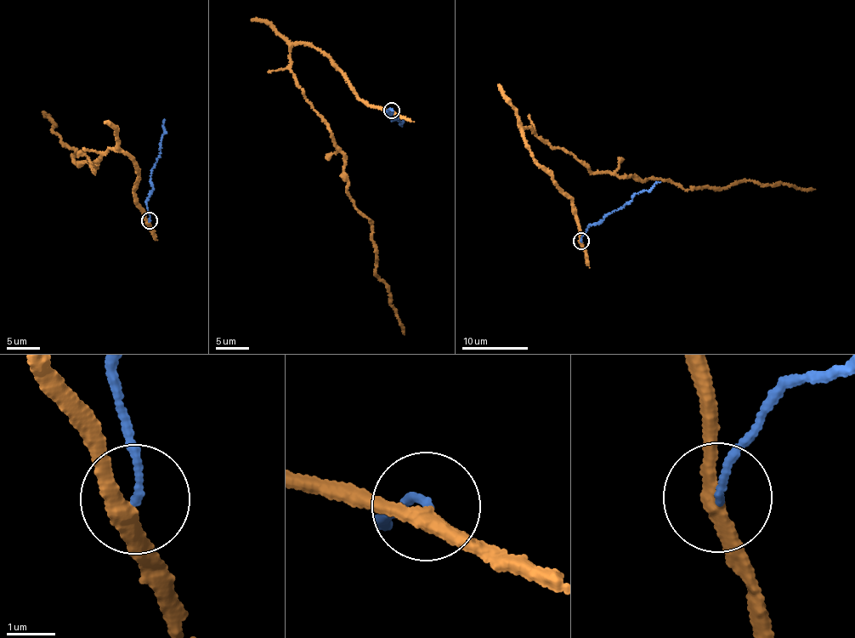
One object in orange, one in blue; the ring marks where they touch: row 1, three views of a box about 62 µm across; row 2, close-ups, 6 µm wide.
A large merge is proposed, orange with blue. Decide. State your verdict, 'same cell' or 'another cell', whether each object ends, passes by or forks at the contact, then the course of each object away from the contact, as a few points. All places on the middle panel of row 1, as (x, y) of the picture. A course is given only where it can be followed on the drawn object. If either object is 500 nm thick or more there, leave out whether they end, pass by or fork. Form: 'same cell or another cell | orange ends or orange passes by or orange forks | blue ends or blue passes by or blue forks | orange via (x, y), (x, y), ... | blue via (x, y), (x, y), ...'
another cell | orange passes by | blue ends | orange via (392, 111), (358, 97), (315, 47), (291, 48), (404, 334) | blue via (391, 111), (390, 108), (386, 112), (391, 112), (390, 117), (393, 120), (396, 116), (402, 127)

